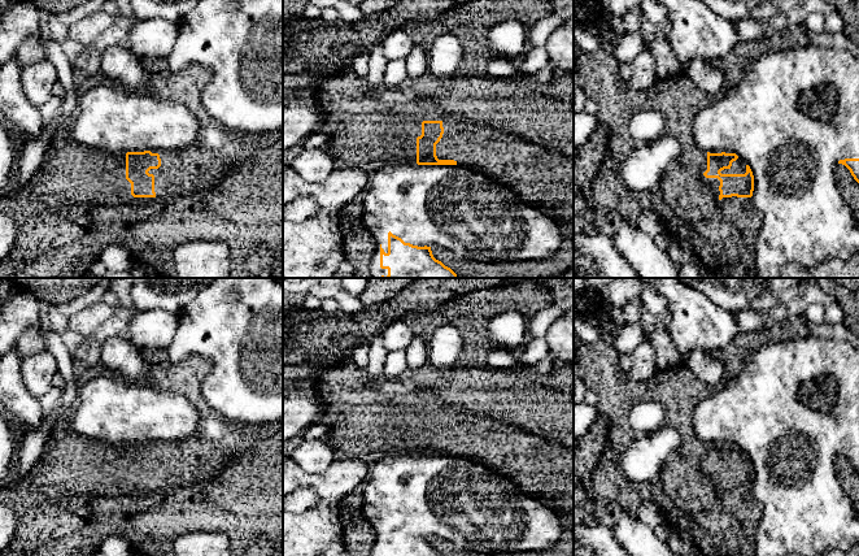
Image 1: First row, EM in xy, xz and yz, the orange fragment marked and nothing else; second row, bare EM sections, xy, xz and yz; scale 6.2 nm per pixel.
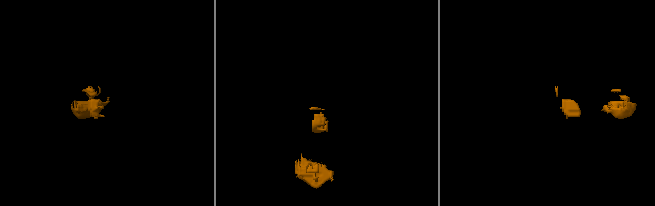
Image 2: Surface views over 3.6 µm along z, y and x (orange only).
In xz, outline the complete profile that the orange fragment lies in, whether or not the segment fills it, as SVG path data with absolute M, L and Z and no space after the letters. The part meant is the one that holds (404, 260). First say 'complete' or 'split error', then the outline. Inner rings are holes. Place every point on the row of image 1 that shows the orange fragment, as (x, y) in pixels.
split error | M423 121L422 135L417 138L417 164L389 164L376 171L369 174L369 182L365 188L365 200L362 203L362 222L365 229L371 234L376 242L375 252L370 262L370 277L371 278L458 278L457 274L441 261L436 260L432 255L432 247L445 248L457 256L483 264L492 262L511 262L511 261L533 261L546 259L558 252L562 247L566 235L563 234L563 226L558 225L553 218L546 216L544 212L536 209L532 205L526 204L520 196L506 187L503 183L494 178L485 177L484 174L458 166L454 160L439 160L436 156L436 144L440 142L444 134L442 121Z

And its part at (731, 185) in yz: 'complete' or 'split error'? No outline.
split error

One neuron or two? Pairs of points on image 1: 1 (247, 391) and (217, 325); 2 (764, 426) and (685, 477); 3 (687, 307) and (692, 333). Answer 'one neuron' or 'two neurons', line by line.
1: one neuron
2: two neurons
3: one neuron

